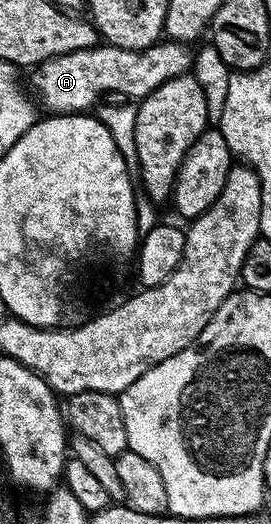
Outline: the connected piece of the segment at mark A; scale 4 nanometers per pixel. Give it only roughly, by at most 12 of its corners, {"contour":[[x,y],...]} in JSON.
{"contour":[[176,39],[141,51],[97,45],[31,72],[48,113],[84,113],[96,95],[145,99],[189,74]]}

